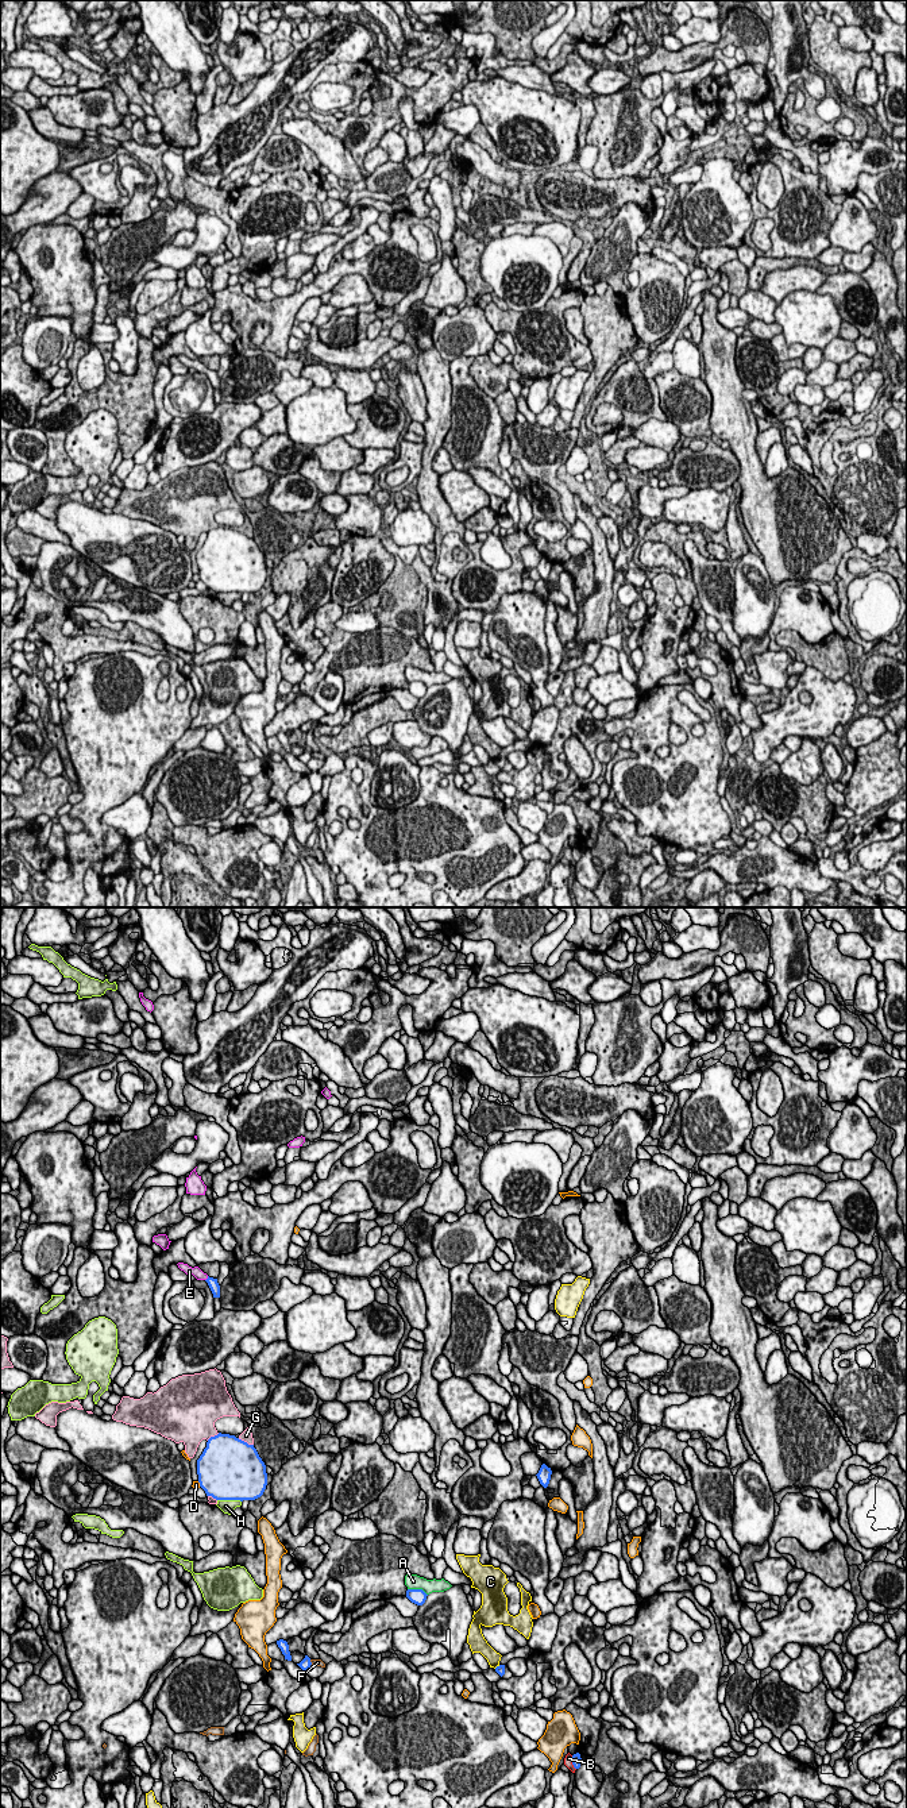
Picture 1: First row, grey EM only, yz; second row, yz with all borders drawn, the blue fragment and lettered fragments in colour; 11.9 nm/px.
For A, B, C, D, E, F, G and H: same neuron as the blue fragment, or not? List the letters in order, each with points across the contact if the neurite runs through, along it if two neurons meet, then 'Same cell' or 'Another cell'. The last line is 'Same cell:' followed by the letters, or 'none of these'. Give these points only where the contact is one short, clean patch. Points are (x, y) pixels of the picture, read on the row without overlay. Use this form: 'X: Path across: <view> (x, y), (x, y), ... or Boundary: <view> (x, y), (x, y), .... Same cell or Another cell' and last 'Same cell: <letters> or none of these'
A: Another cell
B: Another cell
C: Another cell
D: Another cell
E: Path across: yz (212, 376), (207, 371), (196, 363), (189, 363). Same cell
F: Another cell
G: Another cell
H: Another cell
Same cell: E

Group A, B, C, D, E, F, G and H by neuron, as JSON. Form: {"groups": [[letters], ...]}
{"groups": [["A"], ["B"], ["C"], ["D"], ["E"], ["F"], ["G"], ["H"]]}

